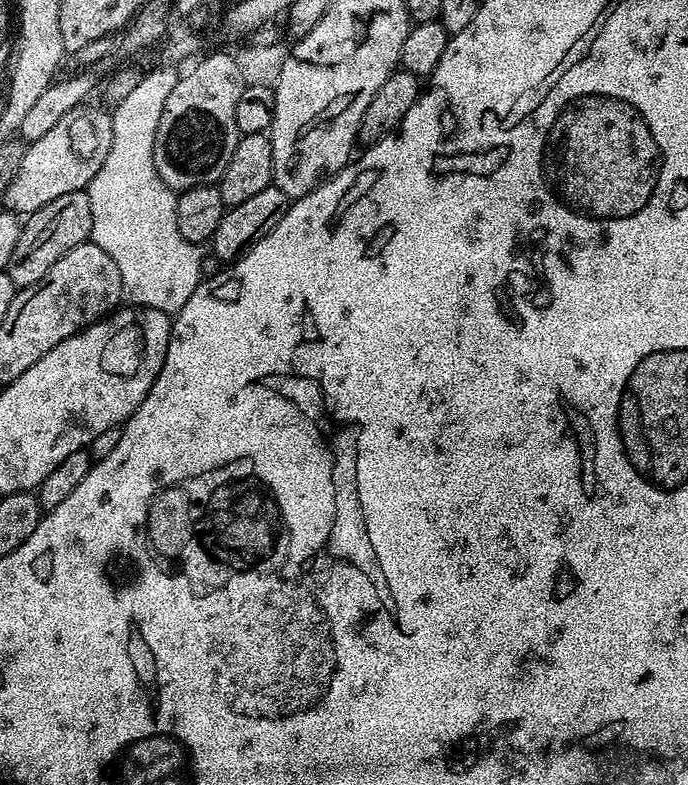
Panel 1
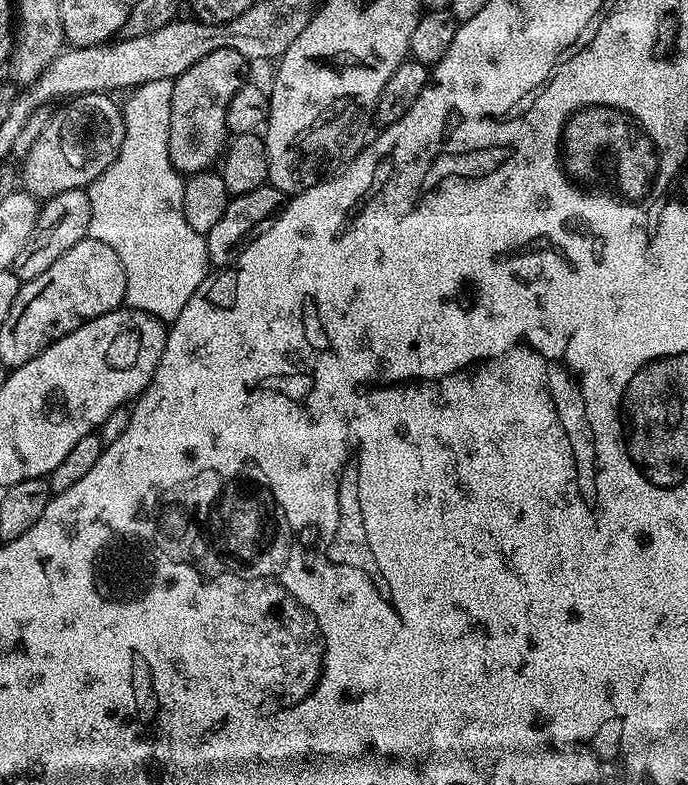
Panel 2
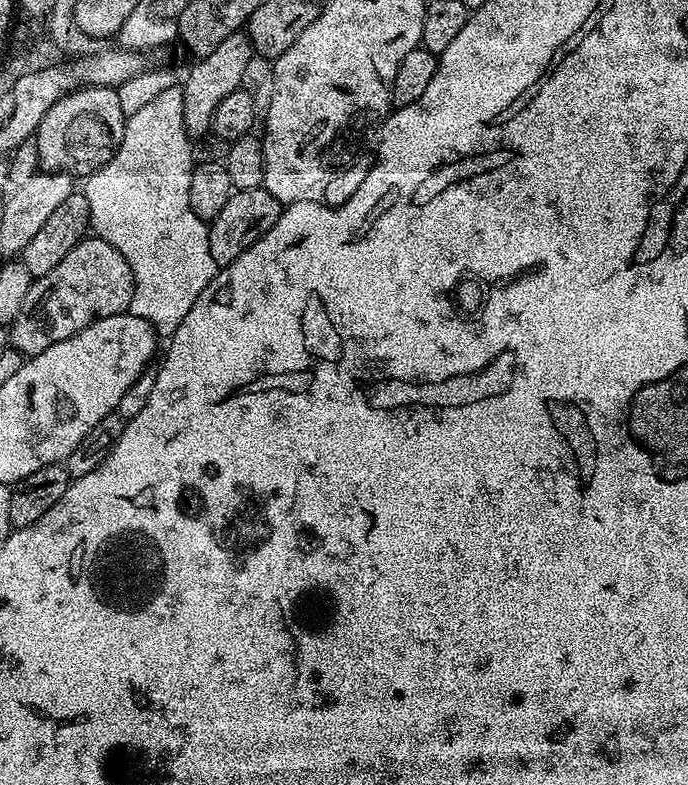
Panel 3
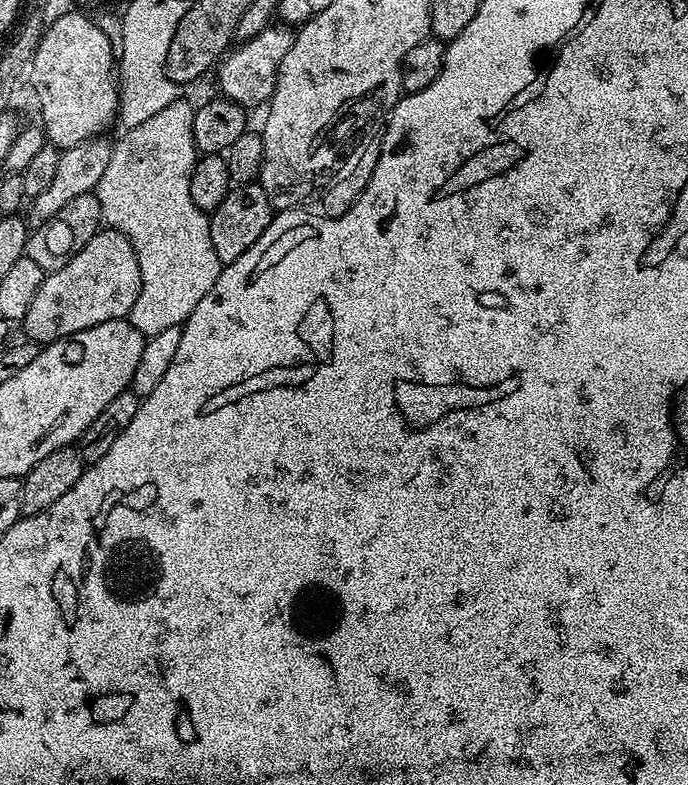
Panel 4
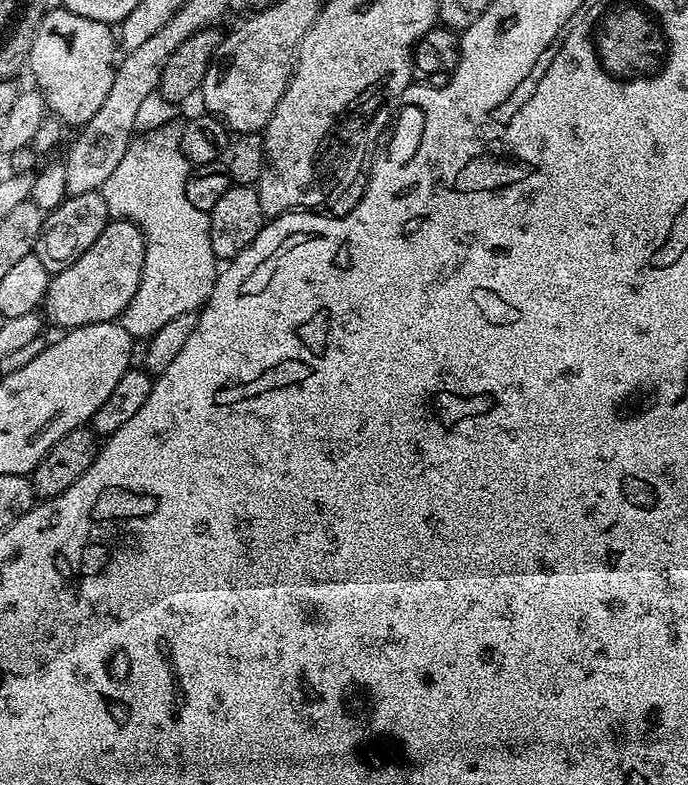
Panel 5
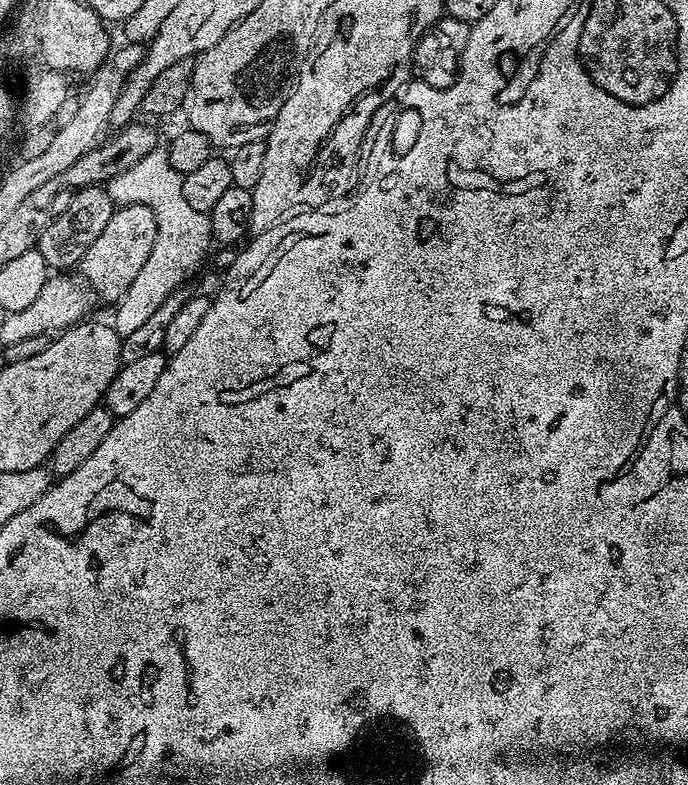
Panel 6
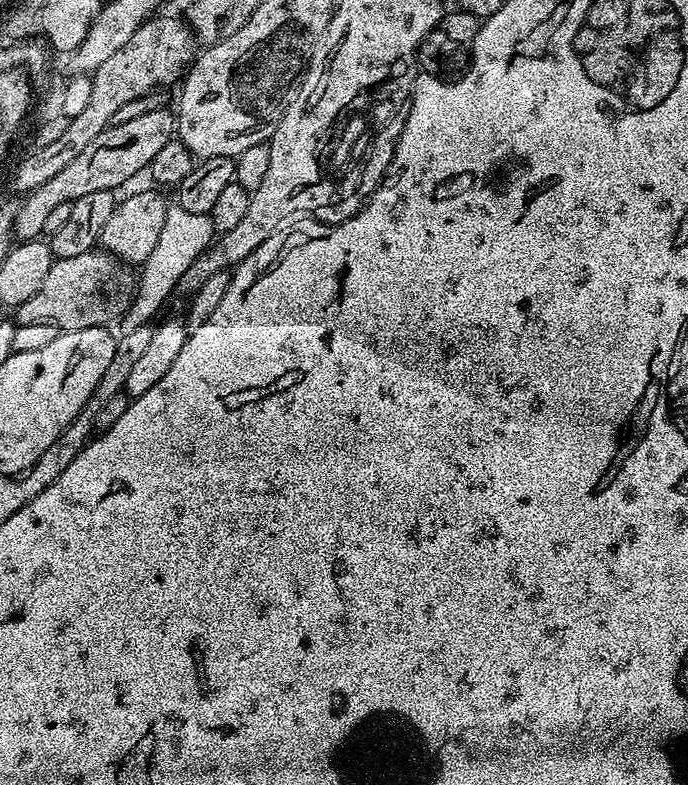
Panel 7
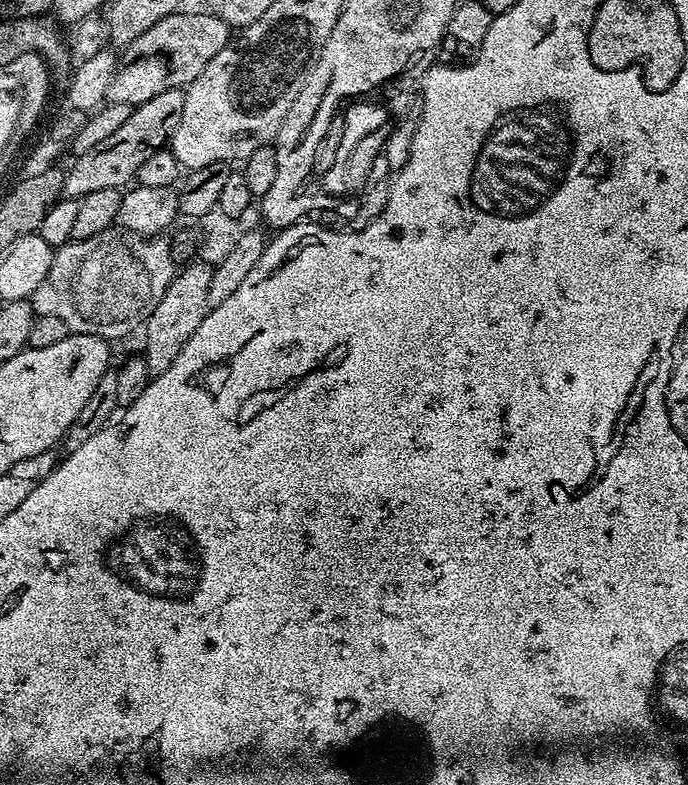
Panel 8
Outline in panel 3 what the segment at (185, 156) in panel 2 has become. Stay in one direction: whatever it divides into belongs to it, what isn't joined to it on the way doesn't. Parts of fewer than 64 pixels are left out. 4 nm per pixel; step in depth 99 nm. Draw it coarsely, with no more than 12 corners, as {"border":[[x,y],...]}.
{"border":[[247,31],[199,57],[182,80],[189,137],[208,136],[218,102],[245,83]]}

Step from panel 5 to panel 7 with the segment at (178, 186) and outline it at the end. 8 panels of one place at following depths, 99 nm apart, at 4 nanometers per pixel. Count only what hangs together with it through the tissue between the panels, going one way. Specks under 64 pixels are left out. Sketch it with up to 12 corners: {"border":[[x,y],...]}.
{"border":[[169,207],[139,269],[130,329],[155,321],[213,239],[211,215]]}

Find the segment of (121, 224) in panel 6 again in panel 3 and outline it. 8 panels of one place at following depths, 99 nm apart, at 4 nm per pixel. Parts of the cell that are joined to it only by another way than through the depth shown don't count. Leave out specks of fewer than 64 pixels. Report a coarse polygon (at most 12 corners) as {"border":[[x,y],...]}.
{"border":[[79,240],[33,279],[11,347],[25,357],[128,311],[134,274],[110,242]]}

